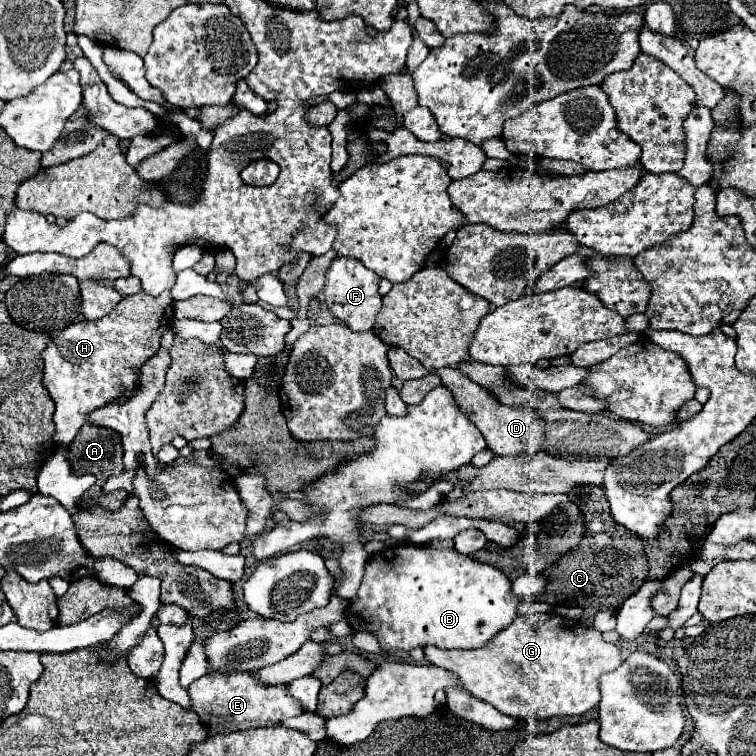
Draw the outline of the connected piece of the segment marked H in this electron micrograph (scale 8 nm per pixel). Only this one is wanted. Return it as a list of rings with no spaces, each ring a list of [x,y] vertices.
[[[169,290],[151,296],[135,294],[125,296],[115,310],[95,322],[71,324],[43,350],[43,386],[55,400],[55,442],[59,446],[69,446],[79,428],[85,424],[89,412],[117,402],[123,390],[135,386],[135,370],[141,368],[157,350],[161,336],[171,328],[173,320],[173,300]]]

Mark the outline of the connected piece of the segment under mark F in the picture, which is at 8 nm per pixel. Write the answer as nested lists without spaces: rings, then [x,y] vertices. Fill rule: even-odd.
[[[337,256],[331,262],[327,270],[327,282],[323,286],[323,294],[325,294],[325,304],[331,310],[331,314],[337,320],[345,322],[345,326],[349,326],[353,332],[371,330],[373,320],[383,306],[383,300],[379,294],[379,276],[355,258]]]

